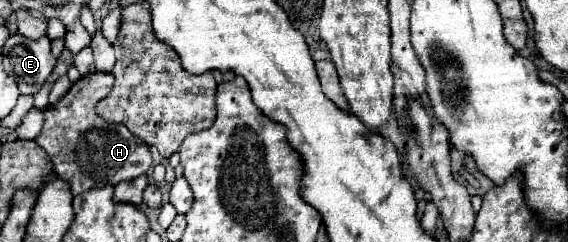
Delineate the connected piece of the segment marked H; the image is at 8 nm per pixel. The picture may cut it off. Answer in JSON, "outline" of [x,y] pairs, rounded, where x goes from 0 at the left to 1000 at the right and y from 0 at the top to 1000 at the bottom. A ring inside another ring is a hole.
{"outline":[[[165,298],[127,347],[120,388],[81,446],[77,521],[60,587],[81,620],[95,669],[99,727],[127,760],[130,810],[180,769],[180,727],[187,760],[201,769],[215,744],[236,744],[246,719],[257,719],[268,686],[268,645],[261,603],[239,570],[218,512],[190,504],[169,479],[169,430],[197,380],[201,314]],[[187,711],[187,719],[183,719]]]}

